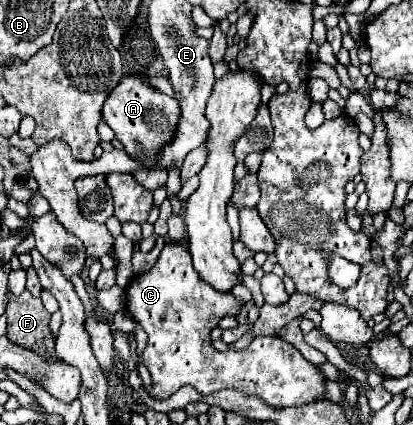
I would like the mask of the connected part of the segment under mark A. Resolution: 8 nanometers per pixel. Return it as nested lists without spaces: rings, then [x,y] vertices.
[[[125,76],[107,98],[103,106],[103,120],[111,126],[115,138],[125,146],[125,152],[141,160],[145,168],[153,170],[157,168],[157,158],[153,156],[153,152],[157,152],[161,144],[173,140],[173,132],[177,132],[179,110],[181,108],[175,98],[157,92],[139,76]]]

